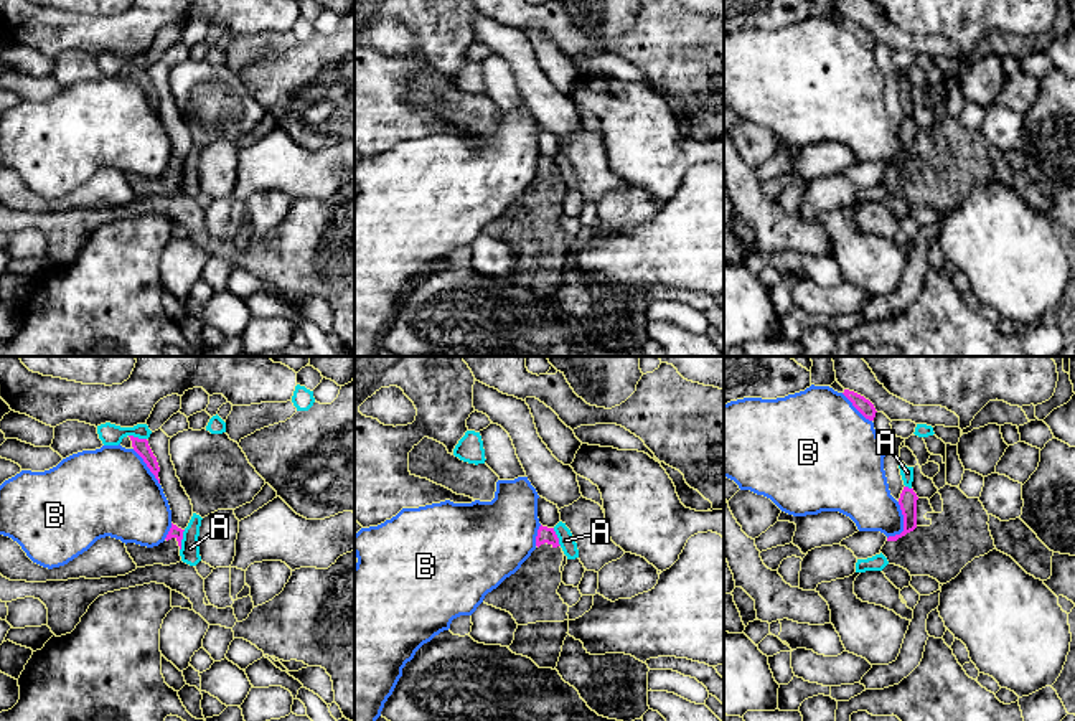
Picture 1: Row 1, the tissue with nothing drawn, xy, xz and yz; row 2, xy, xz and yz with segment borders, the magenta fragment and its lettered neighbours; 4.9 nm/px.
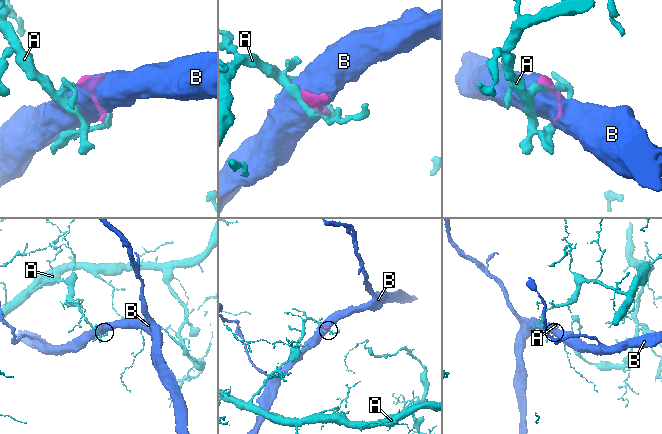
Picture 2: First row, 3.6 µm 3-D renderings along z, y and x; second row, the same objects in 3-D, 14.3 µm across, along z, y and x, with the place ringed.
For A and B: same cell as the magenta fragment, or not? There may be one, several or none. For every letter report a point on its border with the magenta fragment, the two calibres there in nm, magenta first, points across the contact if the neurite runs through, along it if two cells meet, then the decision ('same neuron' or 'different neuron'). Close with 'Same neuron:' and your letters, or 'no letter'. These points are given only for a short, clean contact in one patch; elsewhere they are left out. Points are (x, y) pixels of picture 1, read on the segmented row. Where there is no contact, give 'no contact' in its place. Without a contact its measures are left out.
A: xy (180, 540) | 60/100 nm | different neuron
B: yz (904, 523) | 90/260 nm | different neuron
Same neuron: no letter

